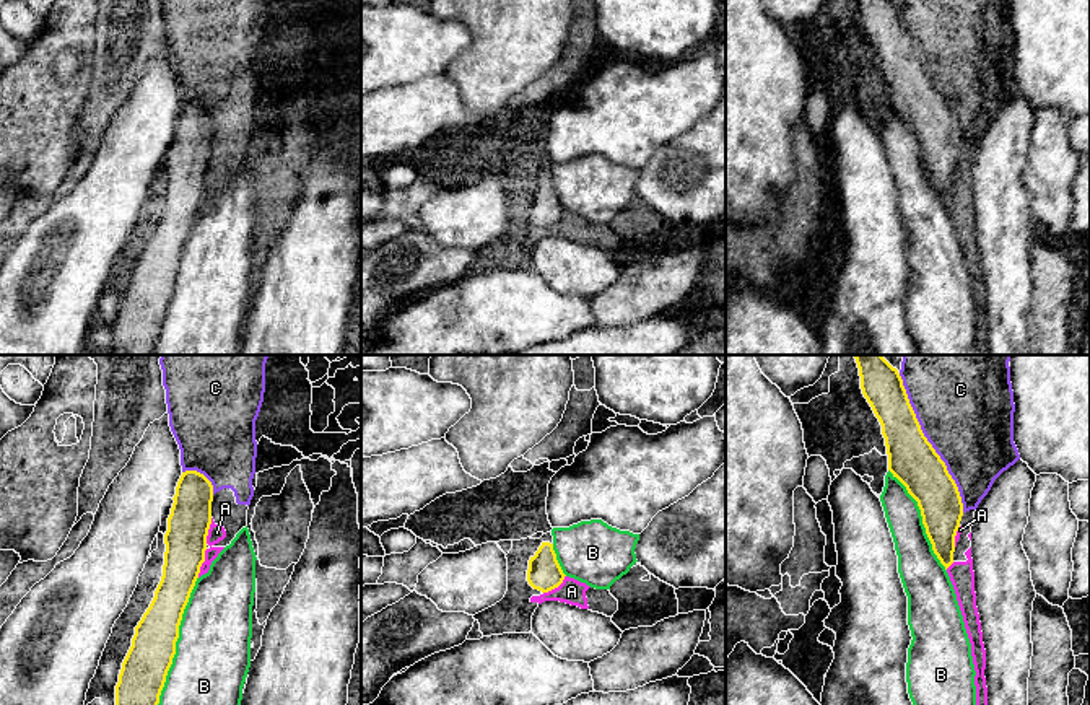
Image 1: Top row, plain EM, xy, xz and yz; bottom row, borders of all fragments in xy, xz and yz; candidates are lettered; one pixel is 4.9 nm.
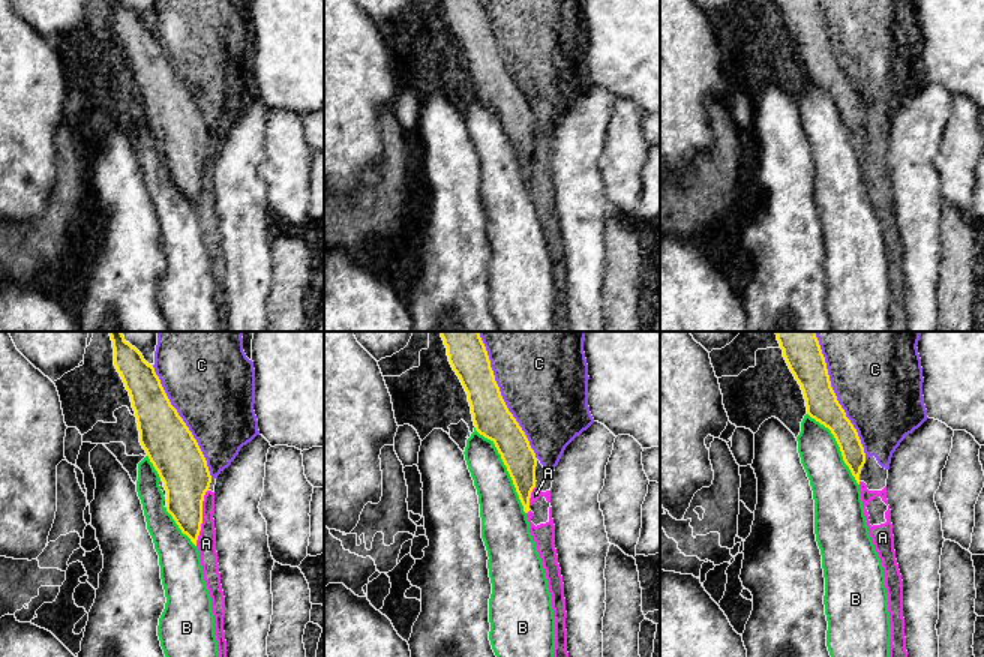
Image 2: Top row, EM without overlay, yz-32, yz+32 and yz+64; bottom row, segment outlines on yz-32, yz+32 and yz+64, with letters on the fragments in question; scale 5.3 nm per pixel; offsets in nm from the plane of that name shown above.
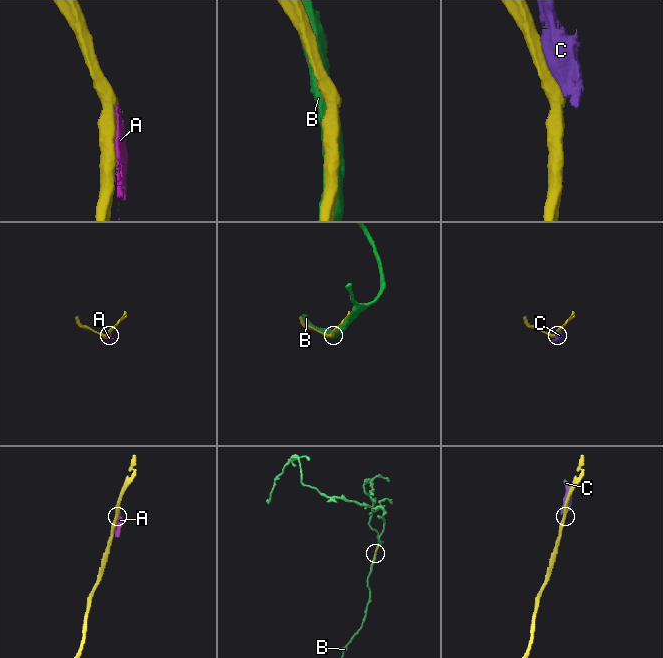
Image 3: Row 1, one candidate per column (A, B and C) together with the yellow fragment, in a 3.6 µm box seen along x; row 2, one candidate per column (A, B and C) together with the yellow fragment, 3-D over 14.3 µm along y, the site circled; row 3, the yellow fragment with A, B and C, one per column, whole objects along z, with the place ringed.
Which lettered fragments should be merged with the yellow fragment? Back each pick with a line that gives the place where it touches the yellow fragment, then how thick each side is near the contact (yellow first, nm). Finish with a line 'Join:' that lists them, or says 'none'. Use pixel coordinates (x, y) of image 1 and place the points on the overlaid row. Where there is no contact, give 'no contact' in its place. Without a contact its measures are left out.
Join: none

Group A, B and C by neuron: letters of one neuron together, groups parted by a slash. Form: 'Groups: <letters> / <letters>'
Groups: A C / B

